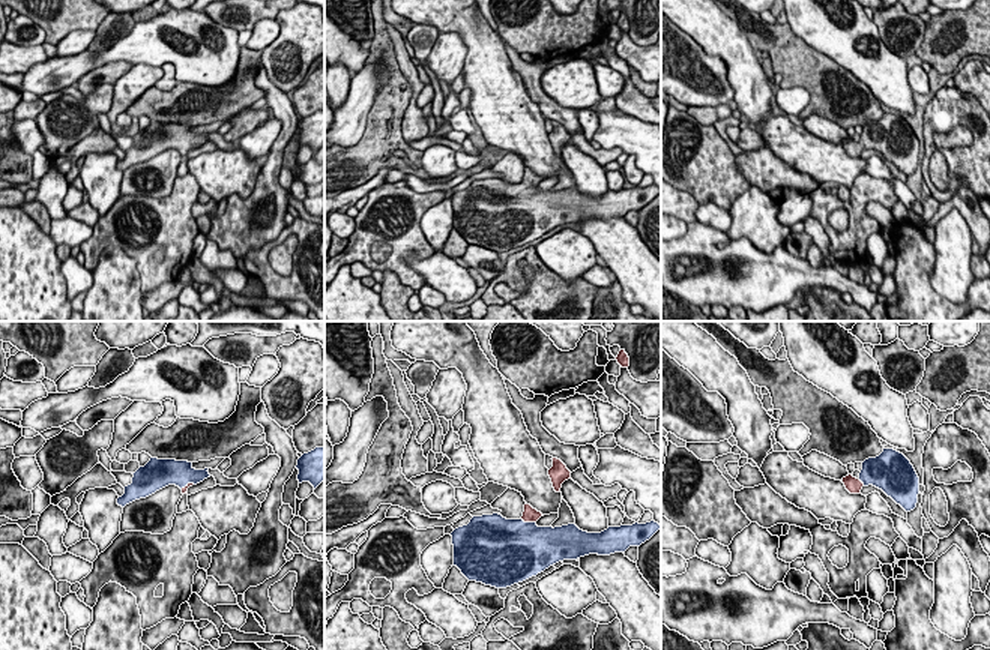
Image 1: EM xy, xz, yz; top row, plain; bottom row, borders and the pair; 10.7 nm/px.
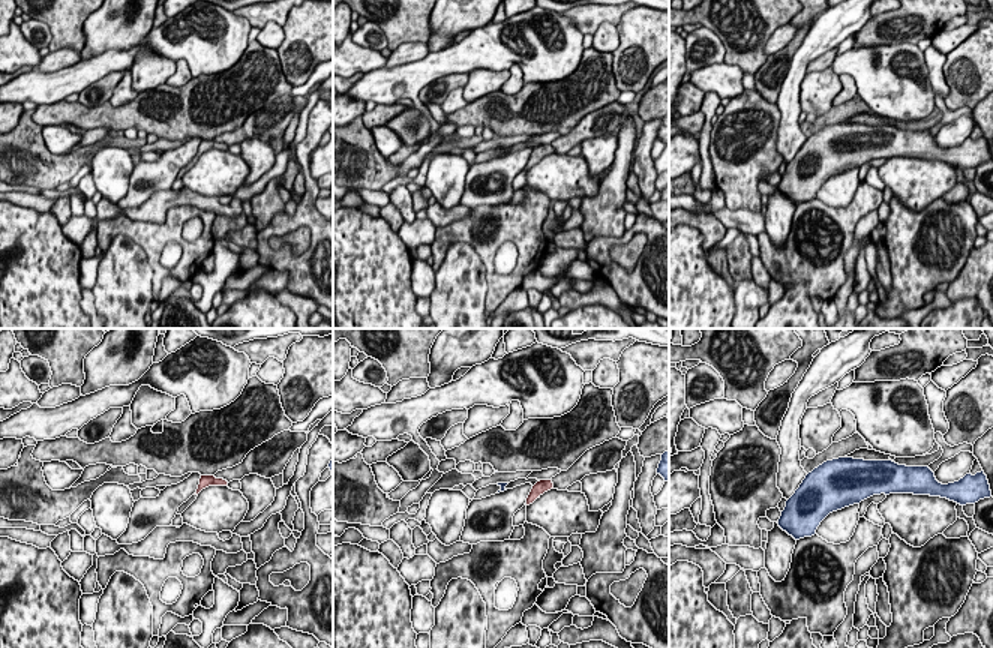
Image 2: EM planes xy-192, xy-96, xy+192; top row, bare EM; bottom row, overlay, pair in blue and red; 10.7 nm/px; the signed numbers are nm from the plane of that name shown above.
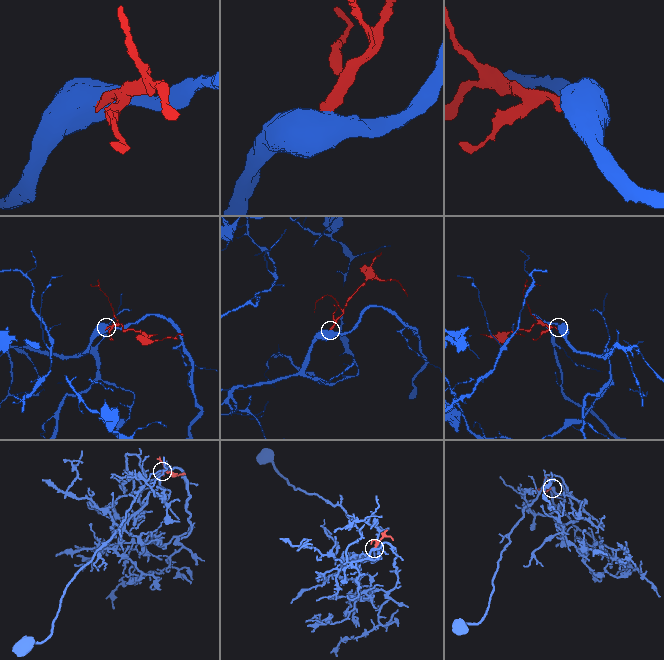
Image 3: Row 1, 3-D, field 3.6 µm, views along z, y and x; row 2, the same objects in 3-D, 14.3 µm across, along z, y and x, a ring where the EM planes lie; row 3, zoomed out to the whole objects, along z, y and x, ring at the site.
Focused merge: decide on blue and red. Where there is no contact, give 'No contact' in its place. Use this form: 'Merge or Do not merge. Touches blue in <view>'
Merge. Touches blue in xz

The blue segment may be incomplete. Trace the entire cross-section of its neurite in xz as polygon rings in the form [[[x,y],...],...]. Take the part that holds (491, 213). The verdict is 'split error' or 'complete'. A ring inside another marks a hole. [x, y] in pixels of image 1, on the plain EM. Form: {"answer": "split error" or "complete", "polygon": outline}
{"answer": "split error", "polygon": [[[527,167],[520,183],[506,183],[499,177],[473,180],[467,189],[451,197],[454,230],[469,245],[506,252],[563,224],[625,216],[629,210],[640,210],[661,192],[650,185],[587,197],[575,188],[538,191],[541,180],[544,179]]]}

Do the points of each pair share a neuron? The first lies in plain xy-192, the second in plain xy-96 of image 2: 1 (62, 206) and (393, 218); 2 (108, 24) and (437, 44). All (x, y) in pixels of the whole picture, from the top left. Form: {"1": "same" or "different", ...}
{"1": "same", "2": "same"}

